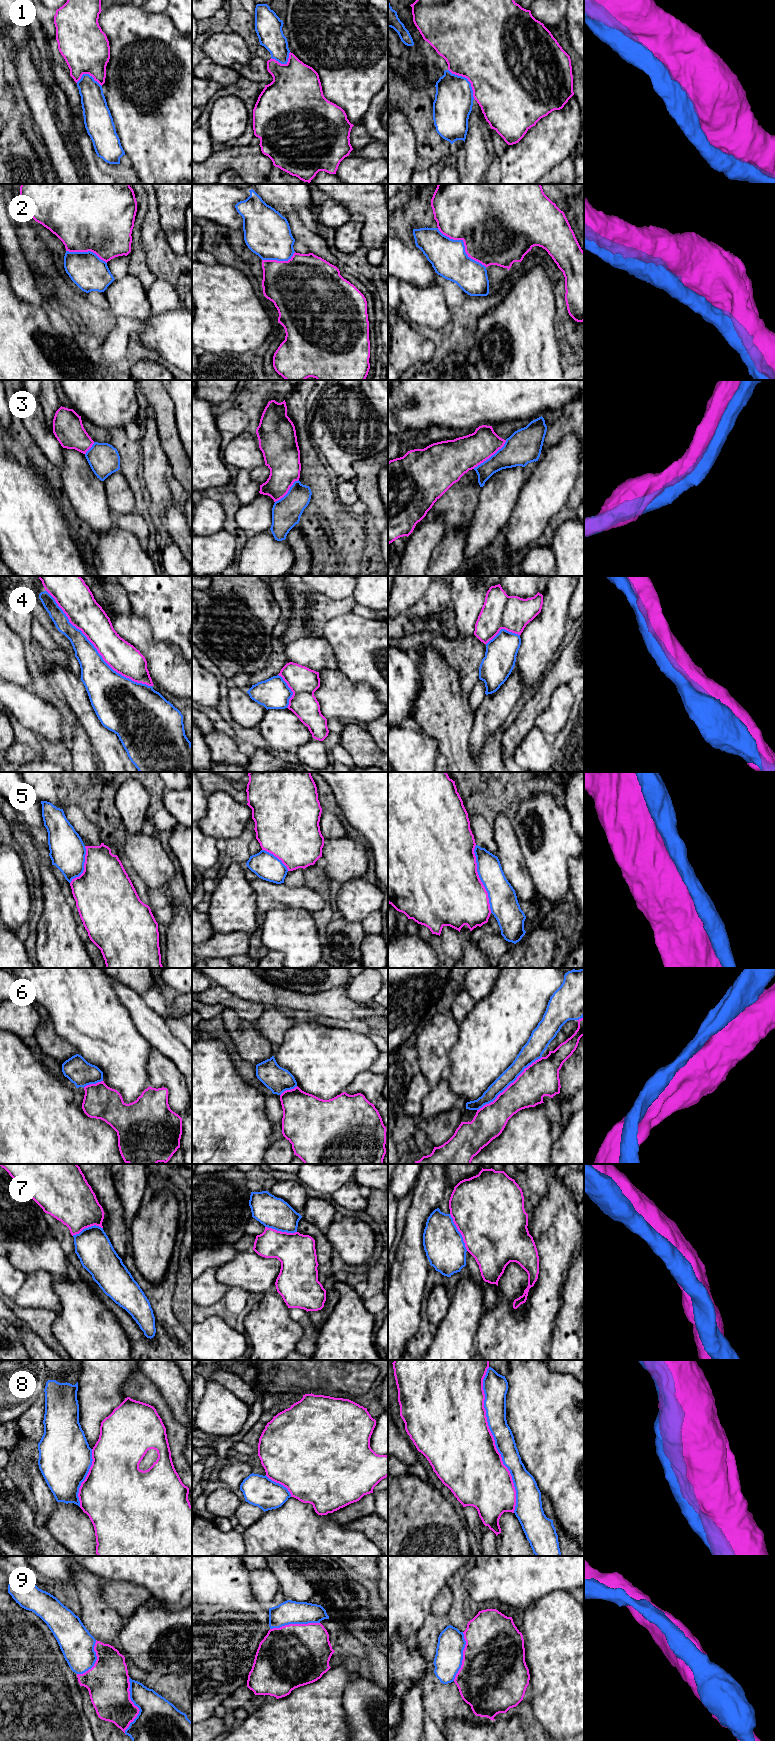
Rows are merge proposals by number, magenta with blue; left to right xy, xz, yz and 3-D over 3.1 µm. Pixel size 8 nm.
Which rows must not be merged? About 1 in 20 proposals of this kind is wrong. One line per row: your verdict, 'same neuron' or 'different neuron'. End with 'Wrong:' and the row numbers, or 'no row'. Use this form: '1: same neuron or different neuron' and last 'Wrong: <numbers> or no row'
1: same neuron
2: same neuron
3: same neuron
4: same neuron
5: same neuron
6: same neuron
7: same neuron
8: same neuron
9: same neuron
Wrong: no row

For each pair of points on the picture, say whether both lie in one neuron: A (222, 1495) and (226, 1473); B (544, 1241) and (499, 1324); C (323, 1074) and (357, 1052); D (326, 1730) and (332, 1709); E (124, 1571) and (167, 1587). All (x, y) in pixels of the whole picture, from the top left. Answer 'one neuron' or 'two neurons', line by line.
A: two neurons
B: one neuron
C: one neuron
D: one neuron
E: one neuron

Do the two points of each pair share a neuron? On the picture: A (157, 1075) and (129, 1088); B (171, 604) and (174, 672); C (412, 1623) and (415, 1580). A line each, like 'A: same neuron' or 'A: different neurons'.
A: different neurons
B: different neurons
C: same neuron

